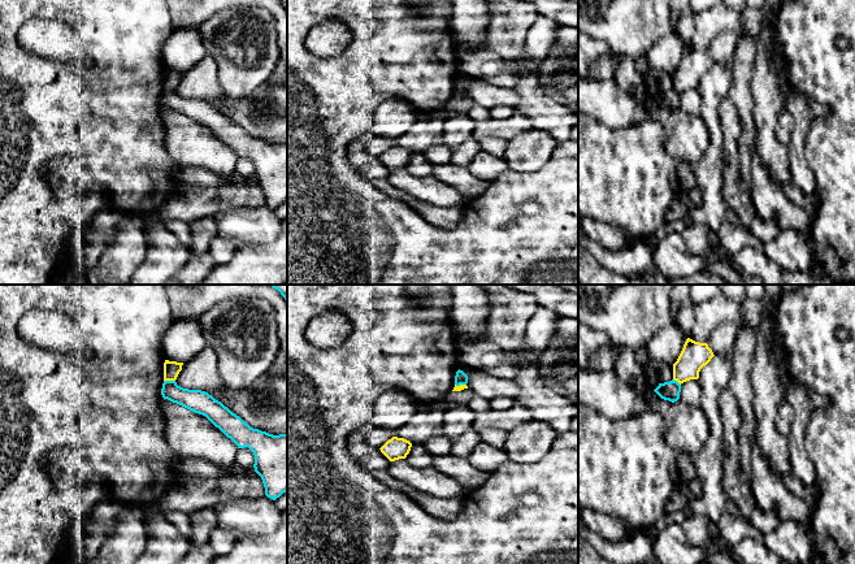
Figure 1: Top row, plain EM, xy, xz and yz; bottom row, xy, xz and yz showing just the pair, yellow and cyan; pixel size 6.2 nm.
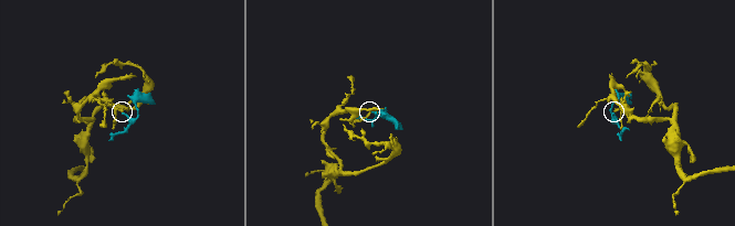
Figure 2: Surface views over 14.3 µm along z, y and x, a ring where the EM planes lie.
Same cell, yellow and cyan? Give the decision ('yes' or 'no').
no

